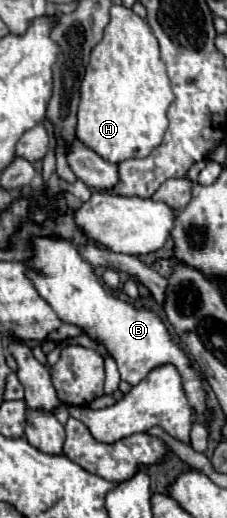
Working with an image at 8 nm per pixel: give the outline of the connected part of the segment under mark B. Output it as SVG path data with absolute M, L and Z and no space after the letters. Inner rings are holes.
M34 238L34 258L28 262L28 266L42 270L42 276L30 272L28 278L32 278L34 286L46 298L46 302L56 310L60 320L66 324L78 324L86 330L90 338L100 340L108 348L110 356L116 360L122 380L136 386L152 368L162 366L164 362L172 362L184 378L184 390L190 398L190 406L198 414L198 422L204 424L204 412L208 408L204 382L200 374L192 368L190 356L184 352L180 344L172 340L168 328L154 312L146 308L142 310L134 308L132 304L114 298L104 288L104 284L100 284L100 280L94 274L94 268L66 240Z

